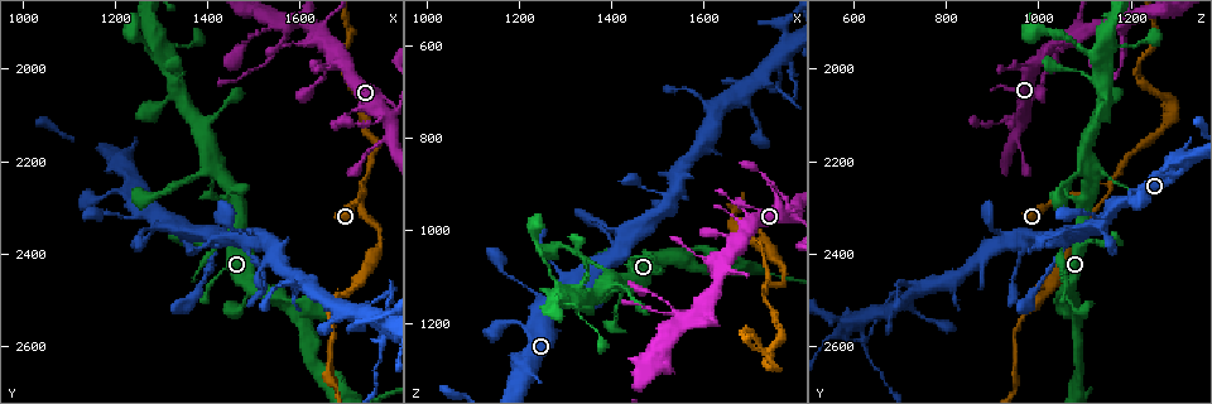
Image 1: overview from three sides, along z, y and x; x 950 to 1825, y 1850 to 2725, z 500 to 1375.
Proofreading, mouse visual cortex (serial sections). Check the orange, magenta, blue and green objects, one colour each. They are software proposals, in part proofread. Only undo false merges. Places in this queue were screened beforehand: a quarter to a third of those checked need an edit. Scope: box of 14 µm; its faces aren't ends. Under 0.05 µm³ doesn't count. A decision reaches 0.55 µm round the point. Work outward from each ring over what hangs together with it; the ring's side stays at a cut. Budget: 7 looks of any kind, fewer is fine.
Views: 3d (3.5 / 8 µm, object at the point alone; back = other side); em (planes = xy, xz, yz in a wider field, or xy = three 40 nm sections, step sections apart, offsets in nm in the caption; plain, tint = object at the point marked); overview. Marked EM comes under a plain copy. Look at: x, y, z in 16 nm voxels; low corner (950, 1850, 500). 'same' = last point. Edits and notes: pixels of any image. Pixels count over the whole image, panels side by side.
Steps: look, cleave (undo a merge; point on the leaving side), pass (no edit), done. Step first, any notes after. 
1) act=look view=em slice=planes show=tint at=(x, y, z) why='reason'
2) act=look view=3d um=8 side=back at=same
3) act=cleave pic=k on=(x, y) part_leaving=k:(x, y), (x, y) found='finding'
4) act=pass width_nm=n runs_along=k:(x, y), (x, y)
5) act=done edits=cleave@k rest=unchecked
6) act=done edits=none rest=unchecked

act=look view=3d um=8 at=(1630, 1925, 1080) why='branch point'

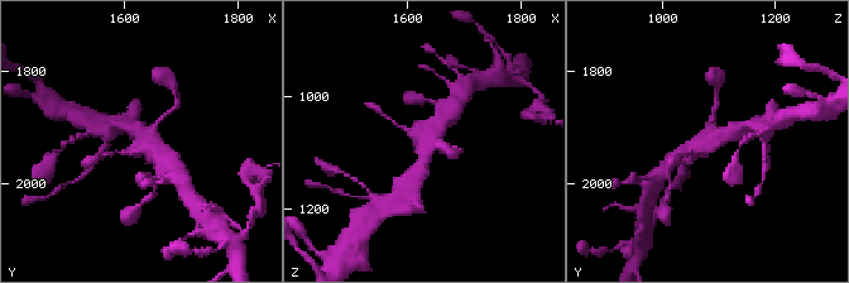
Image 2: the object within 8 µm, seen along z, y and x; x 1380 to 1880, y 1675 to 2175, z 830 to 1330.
act=look view=em slice=planes show=tint at=(1630, 1930, 1070) why='now the EM'

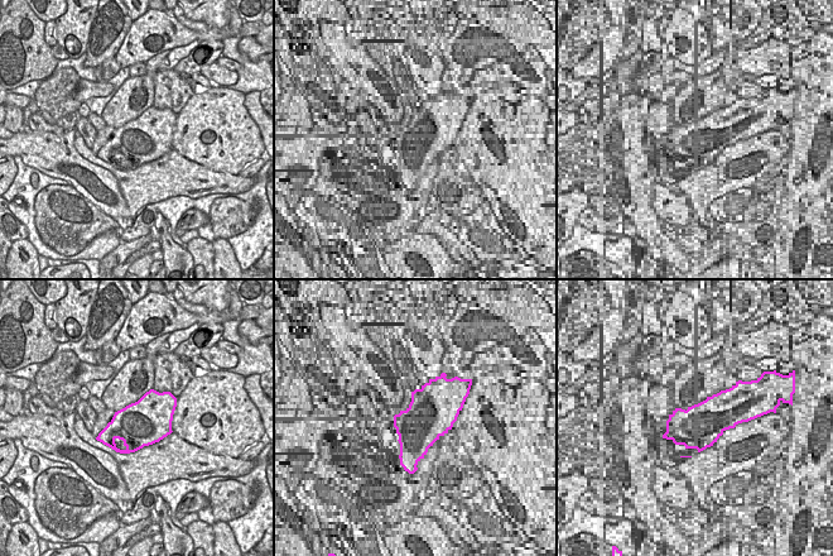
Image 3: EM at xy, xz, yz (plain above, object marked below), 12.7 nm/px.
act=pass found='all the same cell'

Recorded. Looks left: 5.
act=look view=3d um=3.5 at=(1735, 2245, 1145) why='branch point'

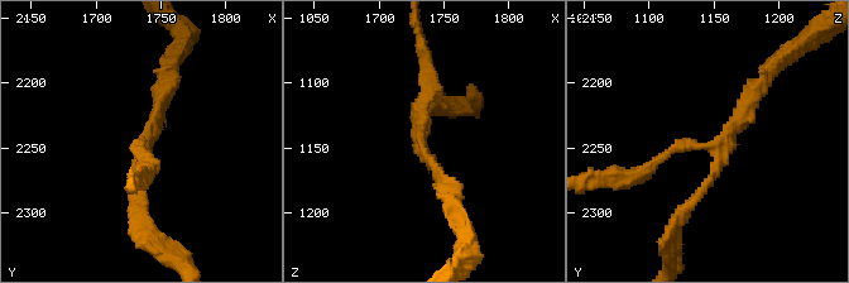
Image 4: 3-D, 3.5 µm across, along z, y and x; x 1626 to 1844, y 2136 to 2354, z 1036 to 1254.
act=look view=em slice=xy step=2 show=tint at=(1734, 2250, 1146) arms=3 arm_widths_nm=150,200,200

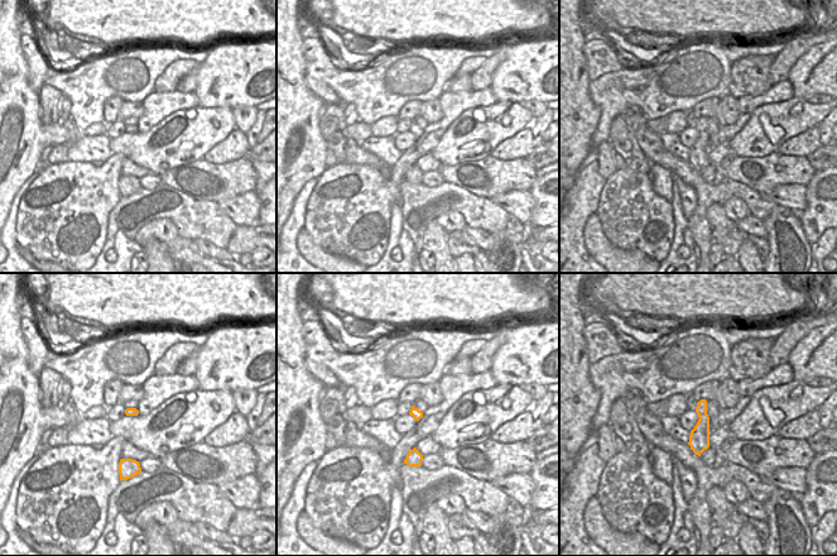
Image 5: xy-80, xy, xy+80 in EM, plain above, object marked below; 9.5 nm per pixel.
act=pass runs_along=4:(427, 68), (423, 152), (420, 114) found='all the same cell'

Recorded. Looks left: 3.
act=look view=3d um=3.5 at=(1780, 2585, 630) why='abrupt turn'

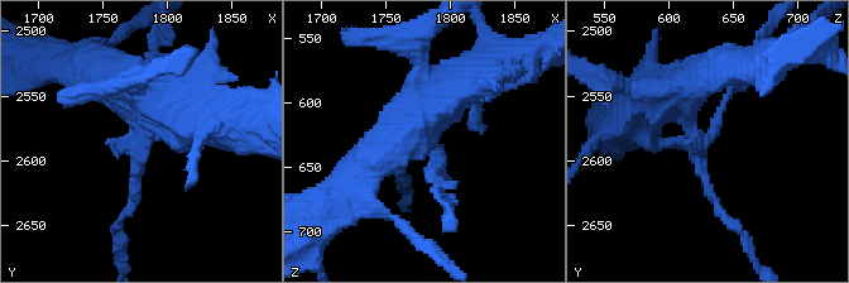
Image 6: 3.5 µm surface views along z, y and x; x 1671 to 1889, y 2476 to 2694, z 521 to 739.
act=look view=em slice=xy step=1 show=tint at=(1784, 2584, 630) why='need the tissue'

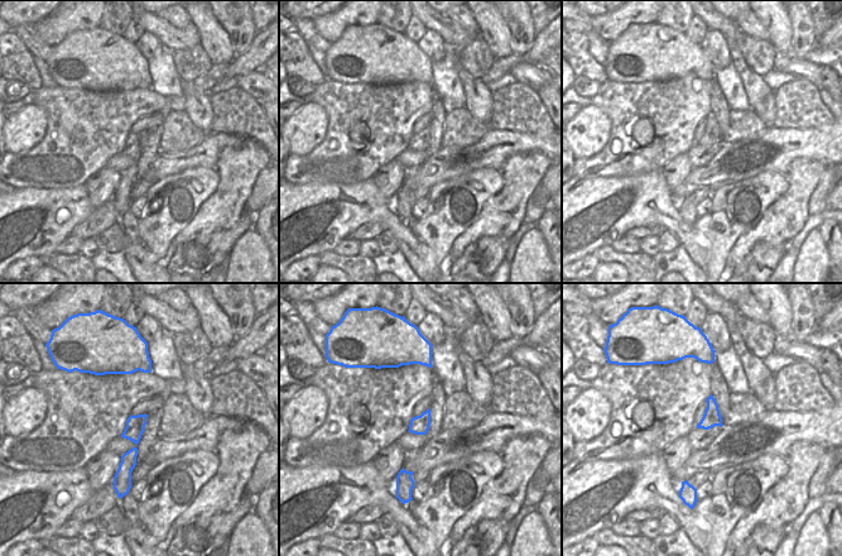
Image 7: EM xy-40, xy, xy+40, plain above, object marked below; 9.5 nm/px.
act=cleave pic=6 on=(442, 161) found='a second cell is stuck on'

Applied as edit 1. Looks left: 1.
act=done edits=cleave@6 rest=unchecked

